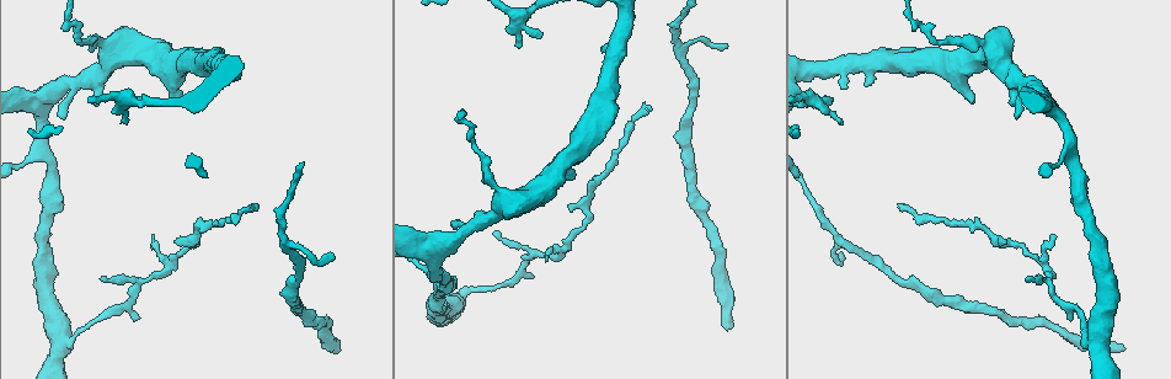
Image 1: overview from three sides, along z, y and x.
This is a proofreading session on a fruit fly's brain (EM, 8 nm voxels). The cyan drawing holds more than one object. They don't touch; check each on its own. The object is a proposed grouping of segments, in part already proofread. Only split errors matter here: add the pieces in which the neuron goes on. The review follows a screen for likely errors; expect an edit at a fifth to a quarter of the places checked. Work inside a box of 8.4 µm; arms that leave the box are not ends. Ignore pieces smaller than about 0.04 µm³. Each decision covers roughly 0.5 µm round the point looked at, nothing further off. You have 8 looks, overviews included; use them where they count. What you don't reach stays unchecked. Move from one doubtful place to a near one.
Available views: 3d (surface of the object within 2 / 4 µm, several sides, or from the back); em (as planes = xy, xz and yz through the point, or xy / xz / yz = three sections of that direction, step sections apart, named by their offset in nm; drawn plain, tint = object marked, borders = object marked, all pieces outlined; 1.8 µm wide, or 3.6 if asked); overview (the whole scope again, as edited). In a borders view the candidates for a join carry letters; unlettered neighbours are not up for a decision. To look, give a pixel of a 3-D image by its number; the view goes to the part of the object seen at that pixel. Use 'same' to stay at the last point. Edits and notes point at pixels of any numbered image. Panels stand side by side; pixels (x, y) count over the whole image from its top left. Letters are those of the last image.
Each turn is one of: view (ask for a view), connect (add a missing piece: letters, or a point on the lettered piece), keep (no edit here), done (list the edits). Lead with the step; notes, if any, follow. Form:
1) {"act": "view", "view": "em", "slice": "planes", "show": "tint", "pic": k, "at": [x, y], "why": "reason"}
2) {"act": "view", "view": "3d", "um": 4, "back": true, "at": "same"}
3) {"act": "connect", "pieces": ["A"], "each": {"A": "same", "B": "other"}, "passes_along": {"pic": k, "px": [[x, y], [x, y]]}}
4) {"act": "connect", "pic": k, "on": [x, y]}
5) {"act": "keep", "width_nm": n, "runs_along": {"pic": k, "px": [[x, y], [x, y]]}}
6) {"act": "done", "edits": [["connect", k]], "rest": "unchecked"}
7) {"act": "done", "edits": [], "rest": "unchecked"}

{"act": "view", "view": "em", "slice": "xy", "step": 4, "show": "borders", "pic": 1, "at": [97, 106], "why": "an open end"}

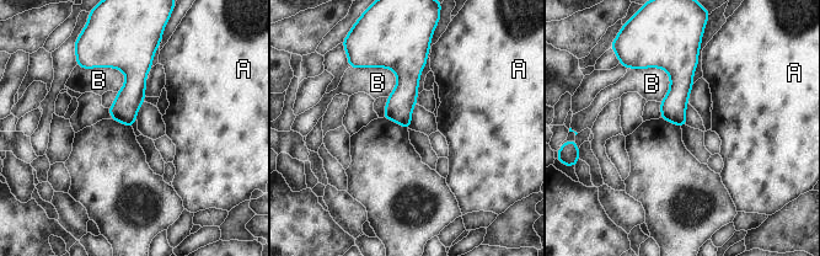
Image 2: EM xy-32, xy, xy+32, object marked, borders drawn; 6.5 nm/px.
{"act": "keep", "each": {"A": "other", "B": "other"}, "border": {"pic": 2, "px": [[349, 67], [386, 67], [397, 84]]}, "found": "no lettered piece goes on from it"}

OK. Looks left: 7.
{"act": "view", "view": "3d", "um": 2, "pic": 1, "at": [839, 125], "why": "thin end"}

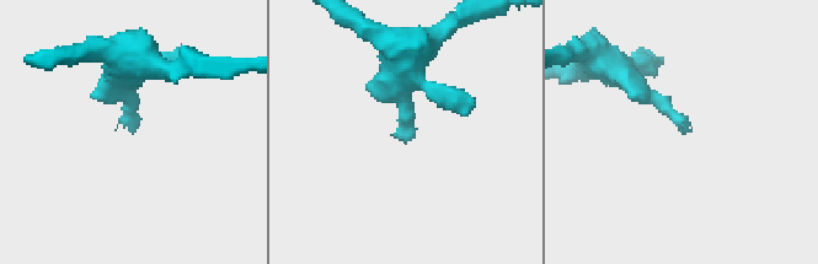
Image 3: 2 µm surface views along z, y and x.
{"act": "view", "view": "em", "slice": "planes", "show": "tint", "pic": 3, "at": [405, 140], "why": "shape alone is not enough"}

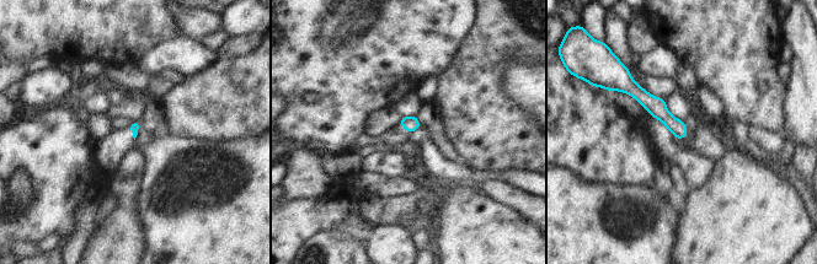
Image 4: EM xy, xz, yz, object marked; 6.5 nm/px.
{"act": "view", "view": "em", "slice": "planes", "show": "borders", "at": "same"}

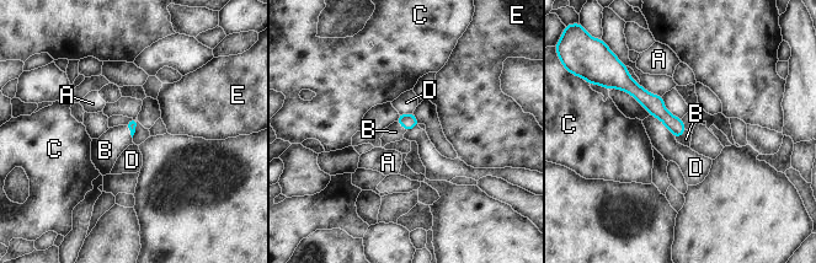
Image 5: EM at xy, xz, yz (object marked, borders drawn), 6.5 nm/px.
{"act": "connect", "pieces": ["B"], "each": {"A": "other", "B": "same", "C": "other", "D": "other", "E": "other"}, "passes_along": {"pic": 5, "px": [[655, 107], [682, 134], [686, 139]]}, "found": "the neuron continues"}

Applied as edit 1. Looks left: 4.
{"act": "view", "view": "overview"}

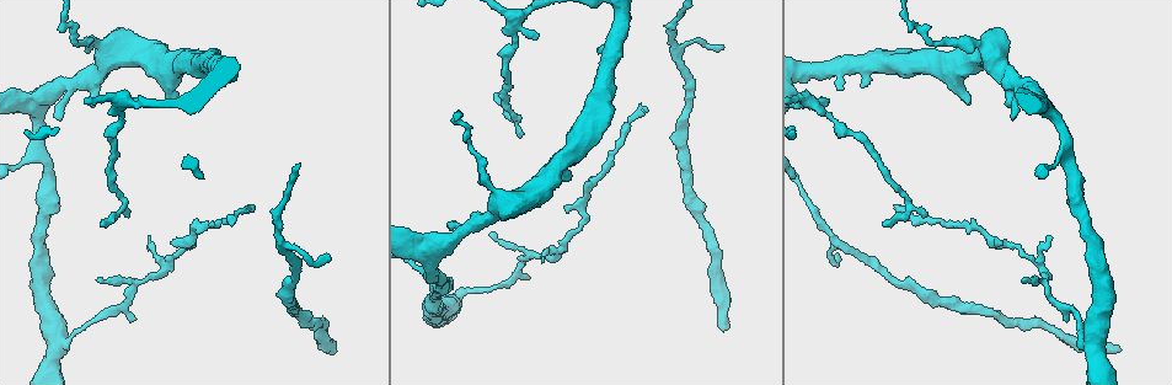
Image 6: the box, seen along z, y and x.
{"act": "view", "view": "em", "slice": "xz", "step": 4, "show": "tint", "pic": 6, "at": [1119, 346], "why": "branch stops here"}

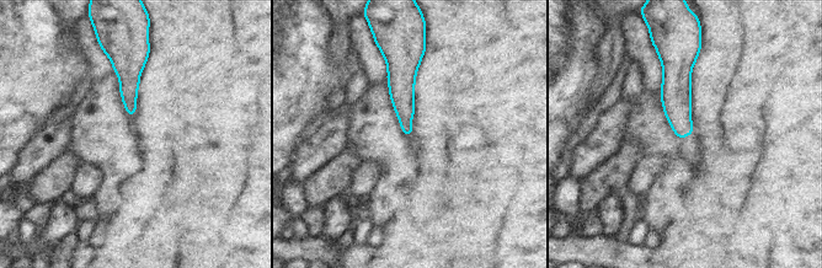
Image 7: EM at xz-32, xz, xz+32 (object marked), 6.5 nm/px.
{"act": "view", "view": "em", "slice": "yz", "step": 16, "show": "borders", "at": "same"}

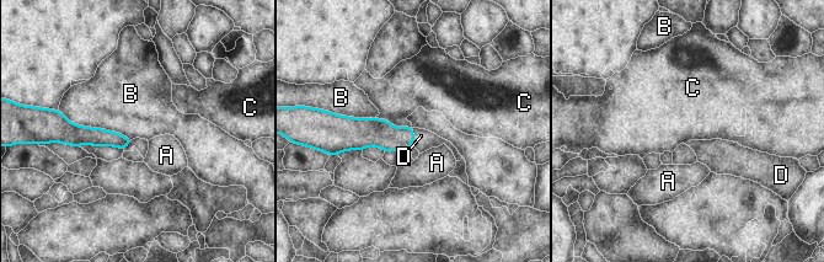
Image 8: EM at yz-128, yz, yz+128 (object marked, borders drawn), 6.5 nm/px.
{"act": "connect", "pieces": ["D"], "longest_contact_nm": ["B", 500], "each": {"A": "other", "B": "other", "C": "other", "D": "same"}, "found": "the neuron continues"}

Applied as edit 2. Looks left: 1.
{"act": "done", "edits": [["connect", 5], ["connect", 8]], "rest": "unchecked"}

